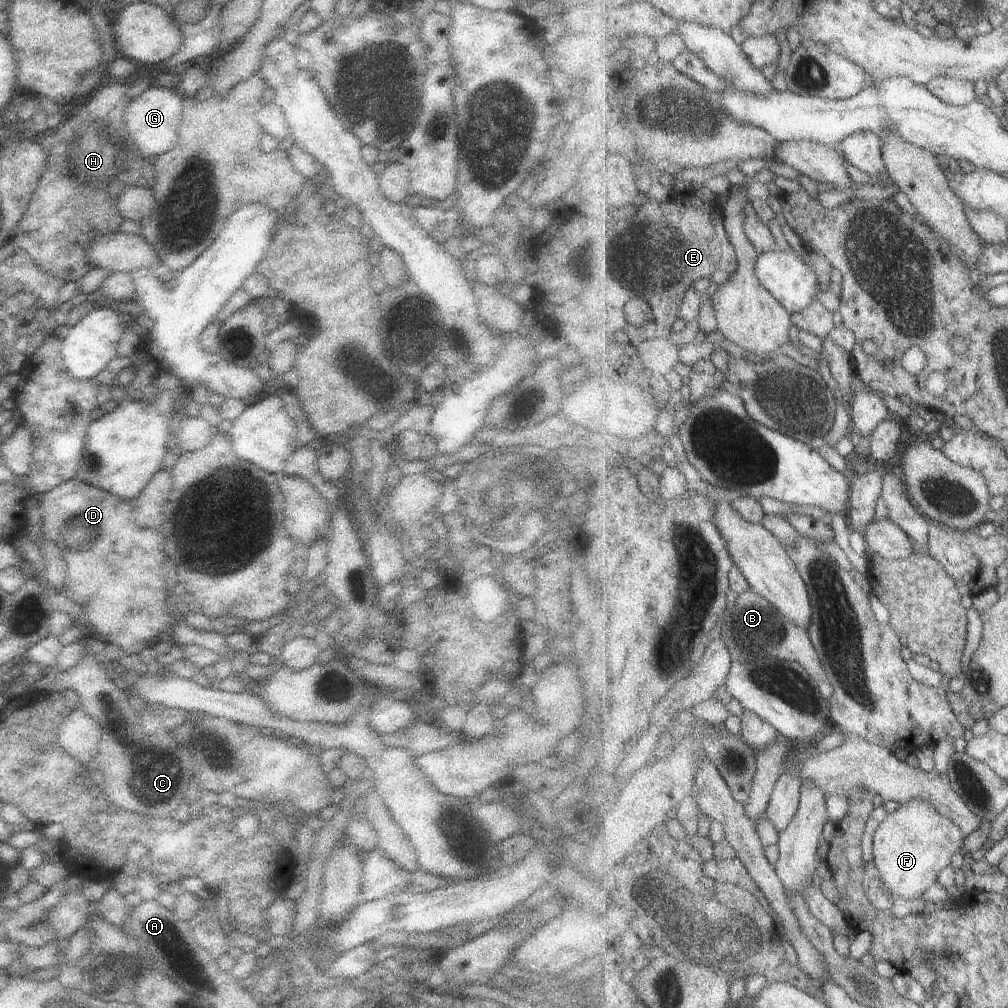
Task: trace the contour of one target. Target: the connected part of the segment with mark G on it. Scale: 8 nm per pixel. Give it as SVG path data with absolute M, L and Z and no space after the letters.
M167 84L158 88L149 85L139 96L130 100L124 115L125 131L139 155L159 157L177 145L182 120L182 100L183 96L177 86Z

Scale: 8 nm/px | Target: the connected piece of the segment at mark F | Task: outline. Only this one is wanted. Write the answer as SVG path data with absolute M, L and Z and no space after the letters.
M915 800L902 805L896 812L889 813L881 822L873 836L873 853L870 866L878 873L882 888L891 899L921 900L923 894L937 883L937 878L943 868L951 864L953 855L961 853L965 836L963 830L951 819L941 815L931 803Z

